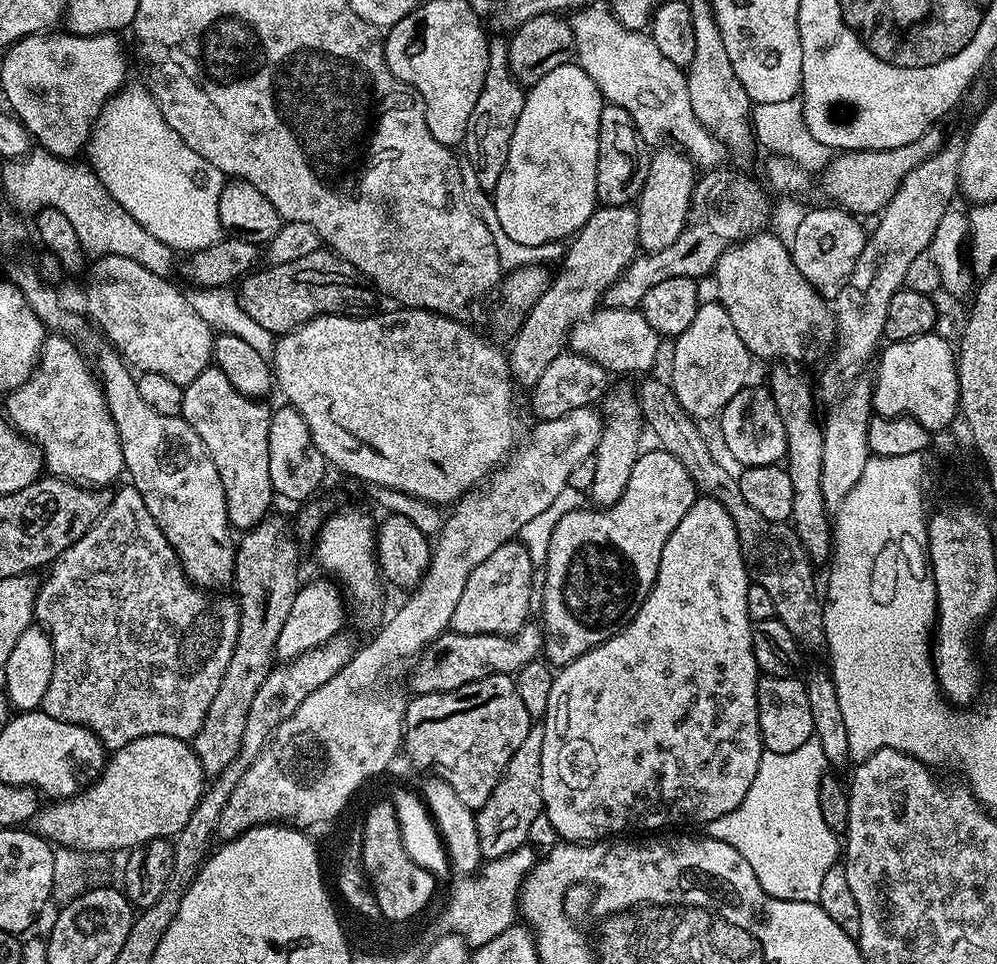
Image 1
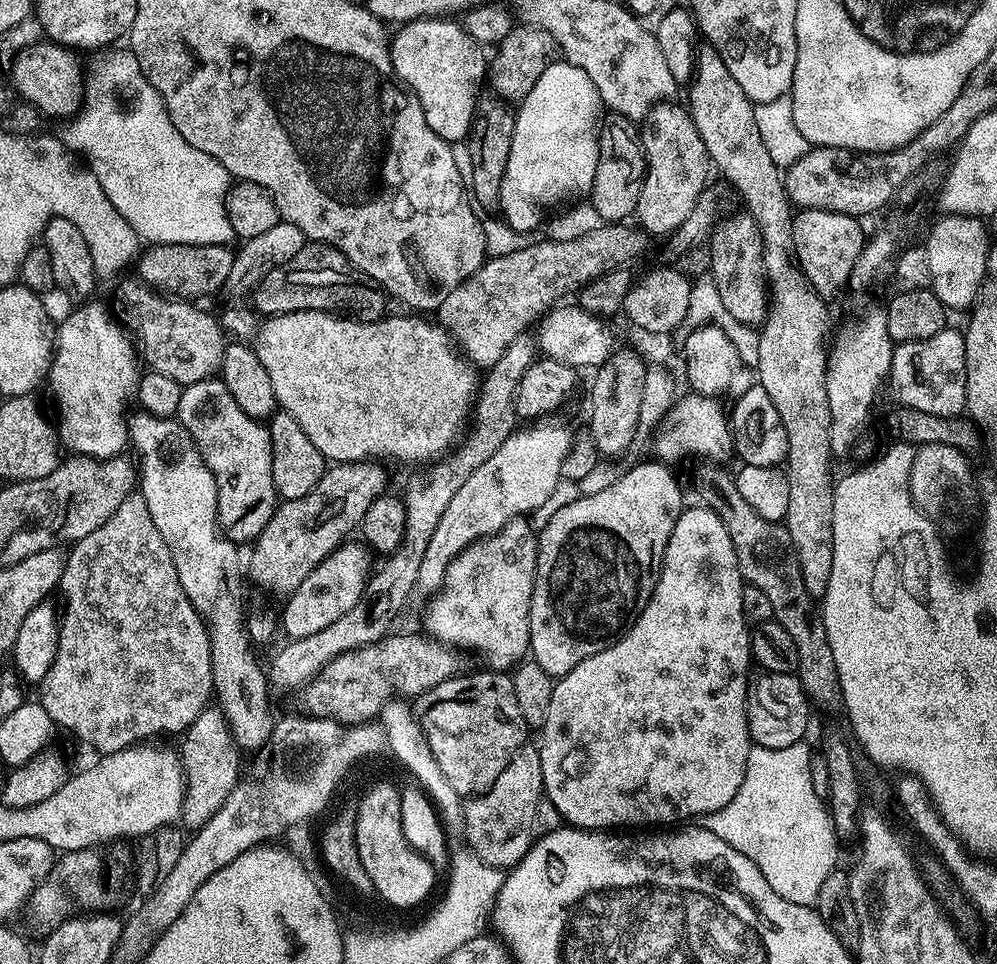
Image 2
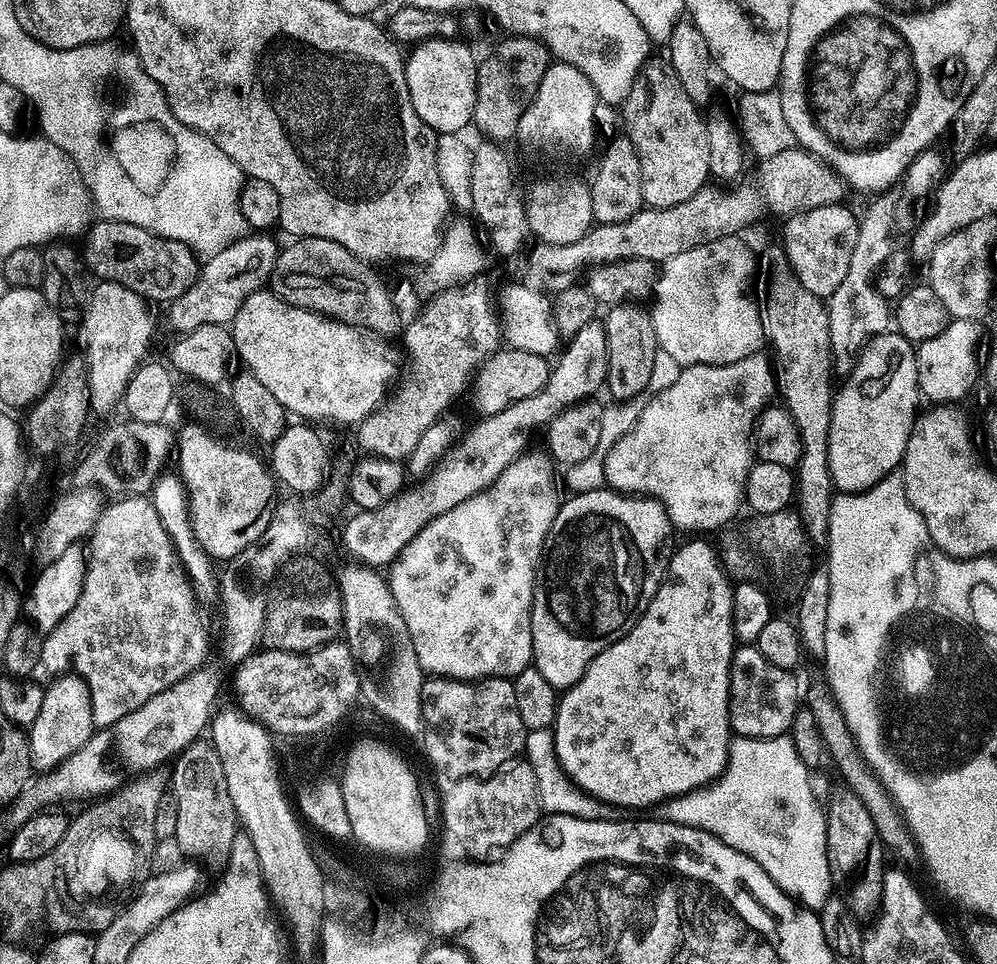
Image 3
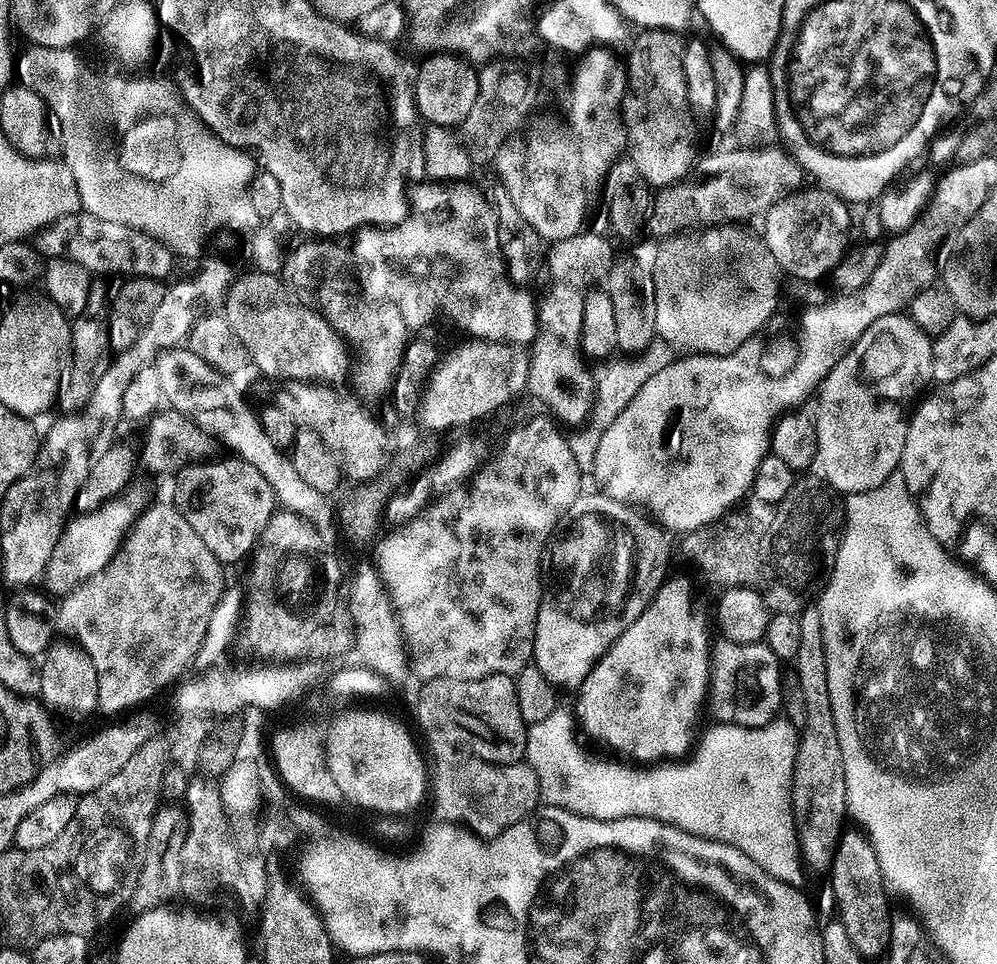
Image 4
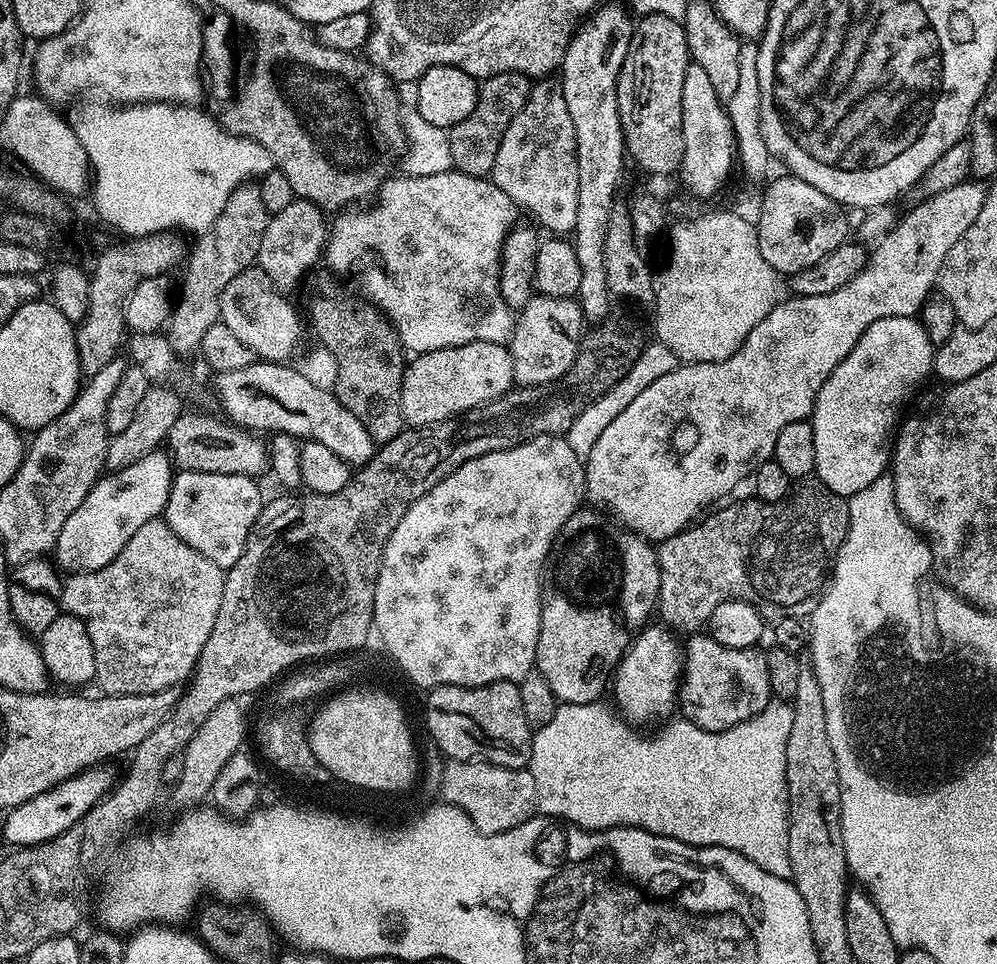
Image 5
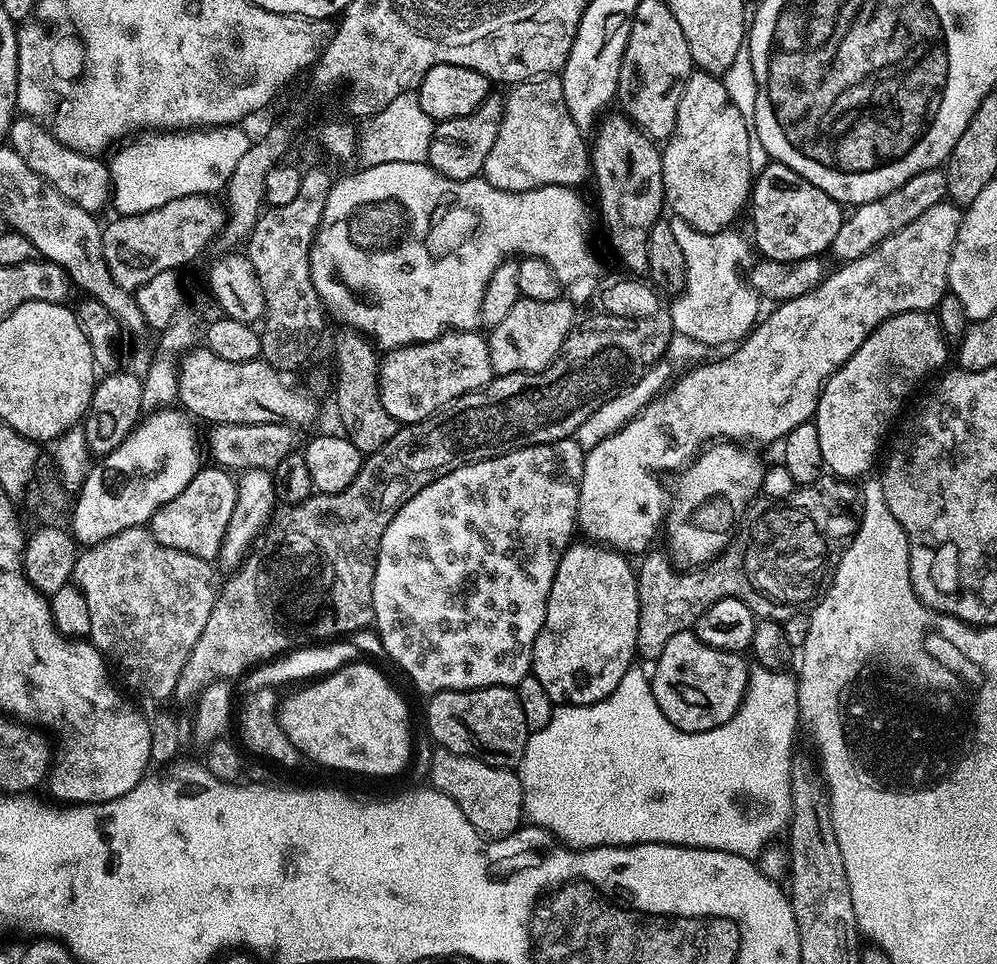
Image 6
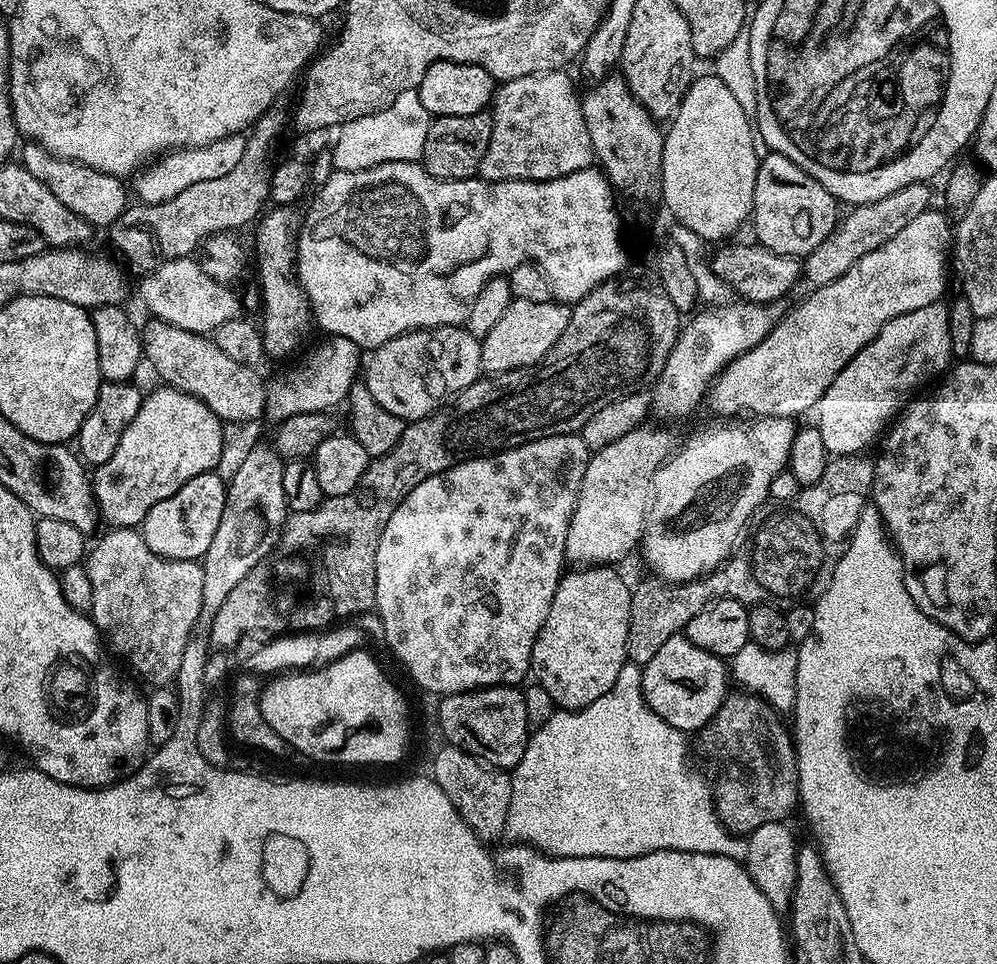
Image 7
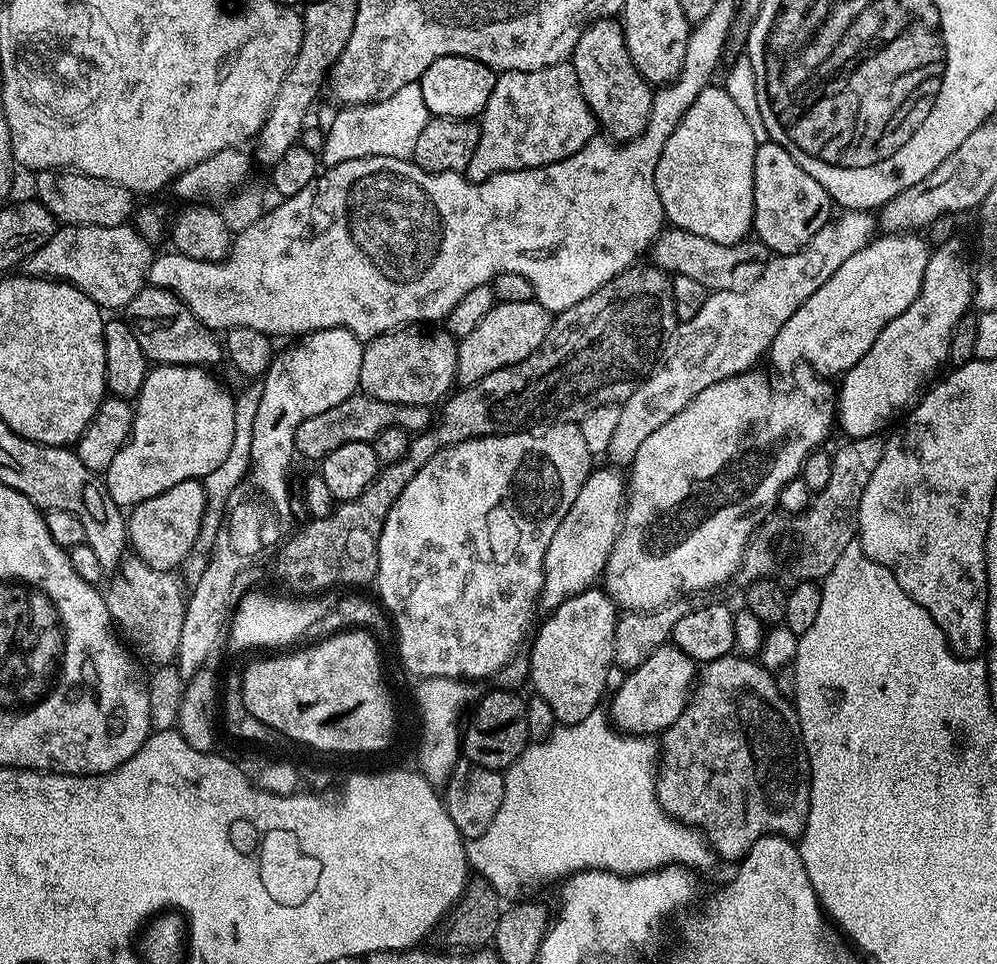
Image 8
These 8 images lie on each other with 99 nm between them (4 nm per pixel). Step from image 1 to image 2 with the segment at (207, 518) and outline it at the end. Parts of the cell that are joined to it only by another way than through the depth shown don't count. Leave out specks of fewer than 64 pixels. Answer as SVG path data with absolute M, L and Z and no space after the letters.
M139 415L130 420L130 444L140 455L138 492L146 502L146 510L150 510L150 518L154 518L154 526L158 526L158 534L162 534L162 542L170 550L186 598L190 598L208 629L215 703L224 713L238 749L260 748L263 744L265 747L272 739L274 723L274 715L268 709L270 680L265 669L260 669L252 653L253 641L248 638L244 588L240 585L242 556L216 522L218 496L214 476L179 420Z

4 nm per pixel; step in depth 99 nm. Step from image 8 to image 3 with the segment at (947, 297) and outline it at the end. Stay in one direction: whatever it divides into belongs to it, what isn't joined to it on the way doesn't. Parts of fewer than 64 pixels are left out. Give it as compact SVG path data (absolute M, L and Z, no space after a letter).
M895 330L873 337L864 345L864 351L852 366L846 387L833 395L830 418L830 474L832 483L840 492L865 492L882 478L897 471L904 463L908 435L918 415L916 403L921 403L917 384L916 354L913 341Z

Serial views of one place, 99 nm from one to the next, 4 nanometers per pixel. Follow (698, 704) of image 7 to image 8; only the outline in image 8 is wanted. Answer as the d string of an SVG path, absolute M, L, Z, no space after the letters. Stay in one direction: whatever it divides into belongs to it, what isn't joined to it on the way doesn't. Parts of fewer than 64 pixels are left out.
M666 643L642 666L623 677L620 689L612 696L612 712L610 719L619 731L633 736L645 734L660 734L670 727L684 712L684 707L692 694L692 689L698 679L698 665L674 643Z

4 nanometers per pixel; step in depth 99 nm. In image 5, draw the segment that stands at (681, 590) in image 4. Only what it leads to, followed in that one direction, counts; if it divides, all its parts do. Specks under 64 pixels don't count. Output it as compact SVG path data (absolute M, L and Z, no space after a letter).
M645 626L636 633L632 645L624 651L624 657L616 666L616 671L610 677L610 696L616 699L615 707L619 715L627 720L632 726L640 724L652 724L655 720L664 722L673 715L678 704L678 693L682 679L682 644L679 644L677 637L669 629L663 626Z

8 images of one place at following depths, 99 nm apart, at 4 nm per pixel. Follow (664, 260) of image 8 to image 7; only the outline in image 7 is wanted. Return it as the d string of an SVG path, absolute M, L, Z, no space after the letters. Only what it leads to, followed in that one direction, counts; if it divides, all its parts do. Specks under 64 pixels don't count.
M728 242L713 254L710 260L710 267L714 275L716 275L725 286L736 291L740 298L747 303L754 304L769 304L777 303L793 288L797 287L799 279L803 273L803 265L799 257L790 255L780 255L777 252L771 251L766 247L762 247L758 242L752 244L732 244L736 242Z

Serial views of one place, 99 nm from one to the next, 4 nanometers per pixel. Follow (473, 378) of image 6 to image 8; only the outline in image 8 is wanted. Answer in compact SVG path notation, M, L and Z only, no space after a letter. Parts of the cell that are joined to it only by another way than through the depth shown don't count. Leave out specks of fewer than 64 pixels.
M424 322L405 324L403 328L393 328L391 332L383 332L382 335L364 344L359 391L365 396L373 396L382 402L439 405L453 391L457 383L457 343L457 337L450 335L447 327L429 326Z

